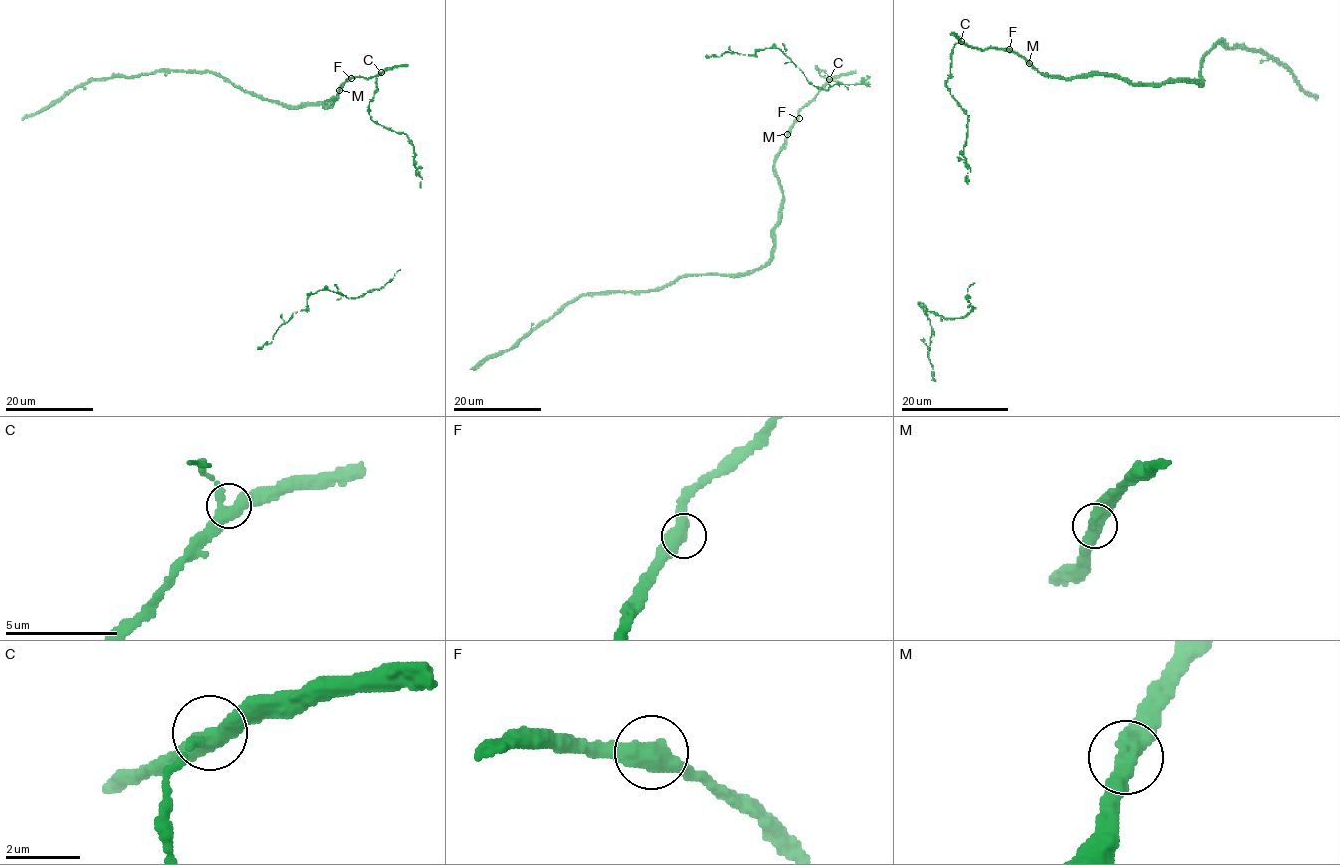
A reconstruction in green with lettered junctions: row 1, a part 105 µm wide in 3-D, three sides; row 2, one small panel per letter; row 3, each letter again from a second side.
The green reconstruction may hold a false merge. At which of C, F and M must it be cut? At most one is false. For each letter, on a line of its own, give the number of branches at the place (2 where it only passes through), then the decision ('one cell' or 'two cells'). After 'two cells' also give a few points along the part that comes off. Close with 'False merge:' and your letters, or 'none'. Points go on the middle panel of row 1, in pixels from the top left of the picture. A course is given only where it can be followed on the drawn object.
C: 3 | one cell
F: 2 | one cell
M: 2 | one cell
False merge: none

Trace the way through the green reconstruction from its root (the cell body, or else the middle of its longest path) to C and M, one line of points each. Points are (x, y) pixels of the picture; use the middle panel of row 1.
C: (795, 121), (797, 113), (829, 79)
M: (795, 121), (788, 134)

